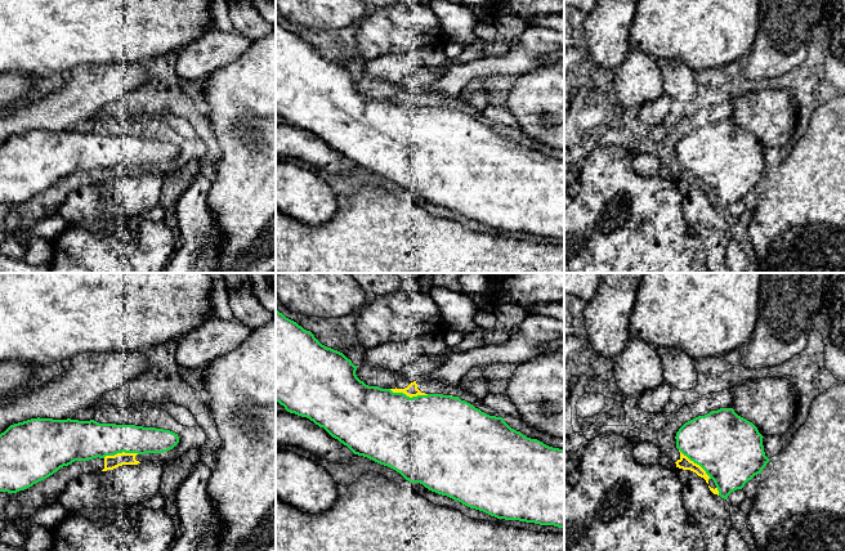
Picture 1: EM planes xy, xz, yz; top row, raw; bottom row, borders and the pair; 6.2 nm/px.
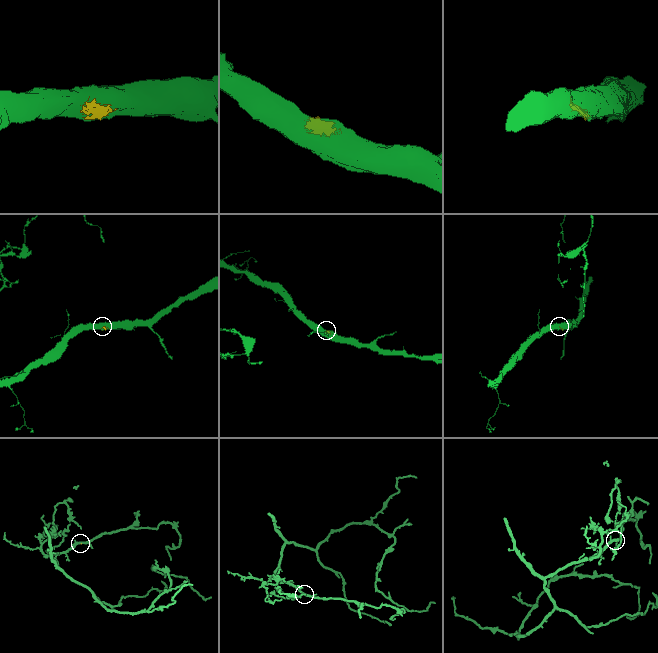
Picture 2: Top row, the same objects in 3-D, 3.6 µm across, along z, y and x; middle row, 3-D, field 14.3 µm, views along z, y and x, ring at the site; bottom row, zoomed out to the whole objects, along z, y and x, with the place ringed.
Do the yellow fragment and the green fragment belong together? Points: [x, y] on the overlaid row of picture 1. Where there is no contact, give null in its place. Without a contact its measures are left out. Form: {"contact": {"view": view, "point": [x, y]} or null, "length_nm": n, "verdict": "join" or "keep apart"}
{"contact": {"view": "xz", "point": [408, 395]}, "length_nm": 260, "verdict": "join"}

